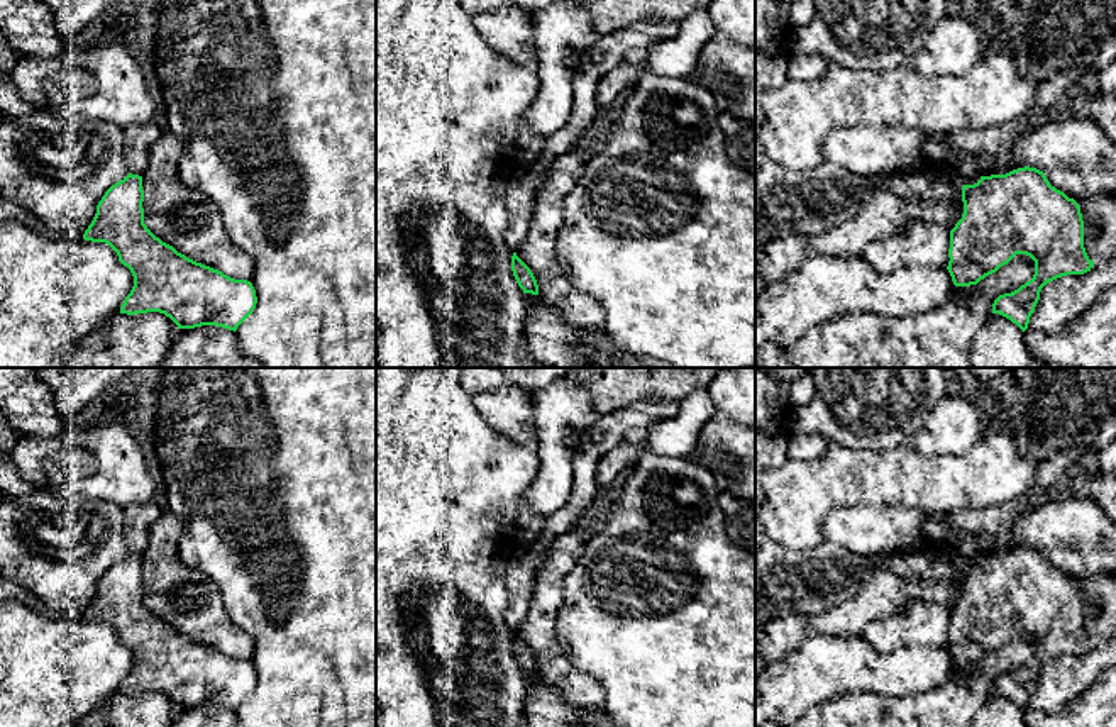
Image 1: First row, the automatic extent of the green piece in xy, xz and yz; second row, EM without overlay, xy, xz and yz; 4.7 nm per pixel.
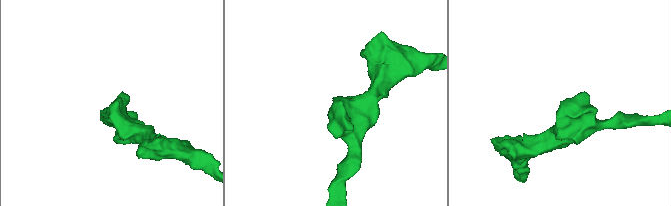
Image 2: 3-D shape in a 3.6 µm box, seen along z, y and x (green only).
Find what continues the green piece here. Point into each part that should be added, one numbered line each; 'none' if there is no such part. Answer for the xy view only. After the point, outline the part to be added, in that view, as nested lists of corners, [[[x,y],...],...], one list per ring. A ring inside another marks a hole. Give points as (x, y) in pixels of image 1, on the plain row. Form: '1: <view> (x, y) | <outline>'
none

